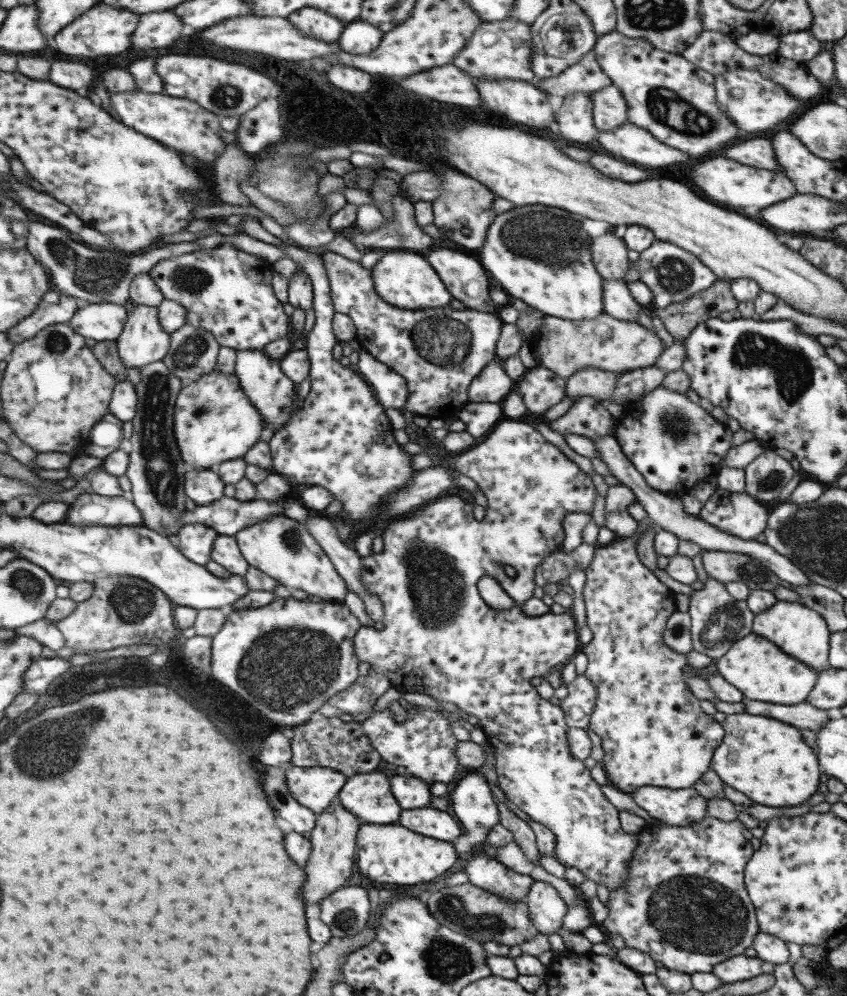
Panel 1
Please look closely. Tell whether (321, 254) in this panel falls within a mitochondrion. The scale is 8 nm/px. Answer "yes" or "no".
no

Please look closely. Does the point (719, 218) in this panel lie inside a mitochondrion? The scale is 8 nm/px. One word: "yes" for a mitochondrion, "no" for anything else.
no

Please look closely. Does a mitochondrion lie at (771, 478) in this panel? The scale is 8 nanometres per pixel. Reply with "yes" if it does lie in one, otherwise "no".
yes

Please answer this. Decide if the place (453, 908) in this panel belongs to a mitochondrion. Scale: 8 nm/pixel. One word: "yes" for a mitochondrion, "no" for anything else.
yes

